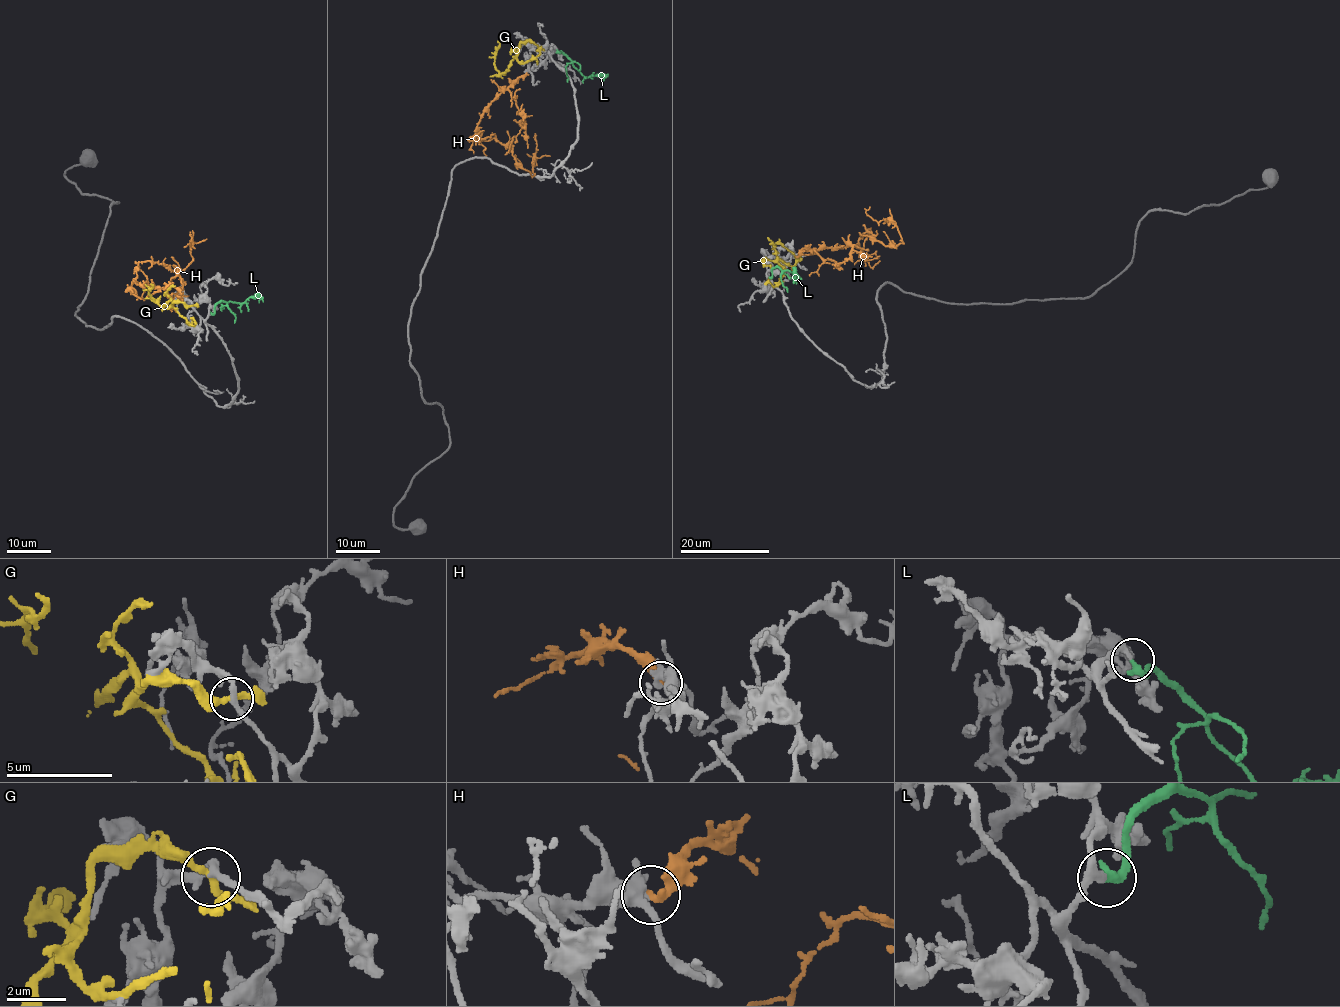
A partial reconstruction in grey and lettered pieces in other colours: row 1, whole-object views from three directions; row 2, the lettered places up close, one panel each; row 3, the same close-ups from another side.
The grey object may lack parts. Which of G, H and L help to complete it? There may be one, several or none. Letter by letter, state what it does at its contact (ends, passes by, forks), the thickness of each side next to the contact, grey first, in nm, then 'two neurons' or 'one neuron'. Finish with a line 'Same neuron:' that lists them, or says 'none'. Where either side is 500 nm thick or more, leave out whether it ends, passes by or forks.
G: it passes by; 240 nm thick on the grey side, 260 nm on the other; two neurons
H: it ends there; 220 nm thick on the grey side, 280 nm on the other; two neurons
L: it ends there; 240 nm thick on the grey side, 320 nm on the other; one neuron
Same neuron: L

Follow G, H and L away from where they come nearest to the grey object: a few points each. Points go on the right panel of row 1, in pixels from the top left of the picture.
G: (766, 265), (764, 260), (781, 260), (792, 266), (797, 261), (789, 251), (767, 237)
H: (796, 256), (803, 249), (854, 246), (869, 229), (887, 246), (902, 242), (893, 223), (866, 214), (870, 207)
L: (769, 277), (776, 267), (795, 275), (795, 270), (799, 277)

